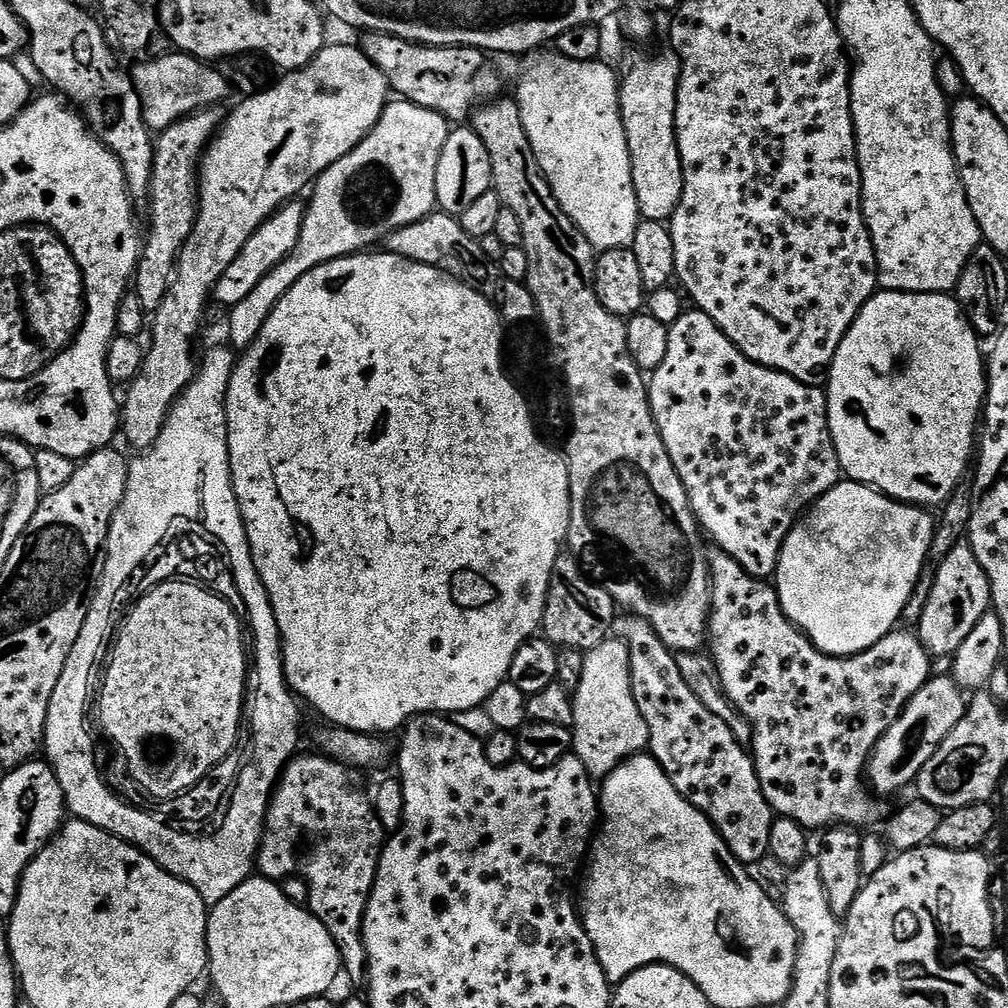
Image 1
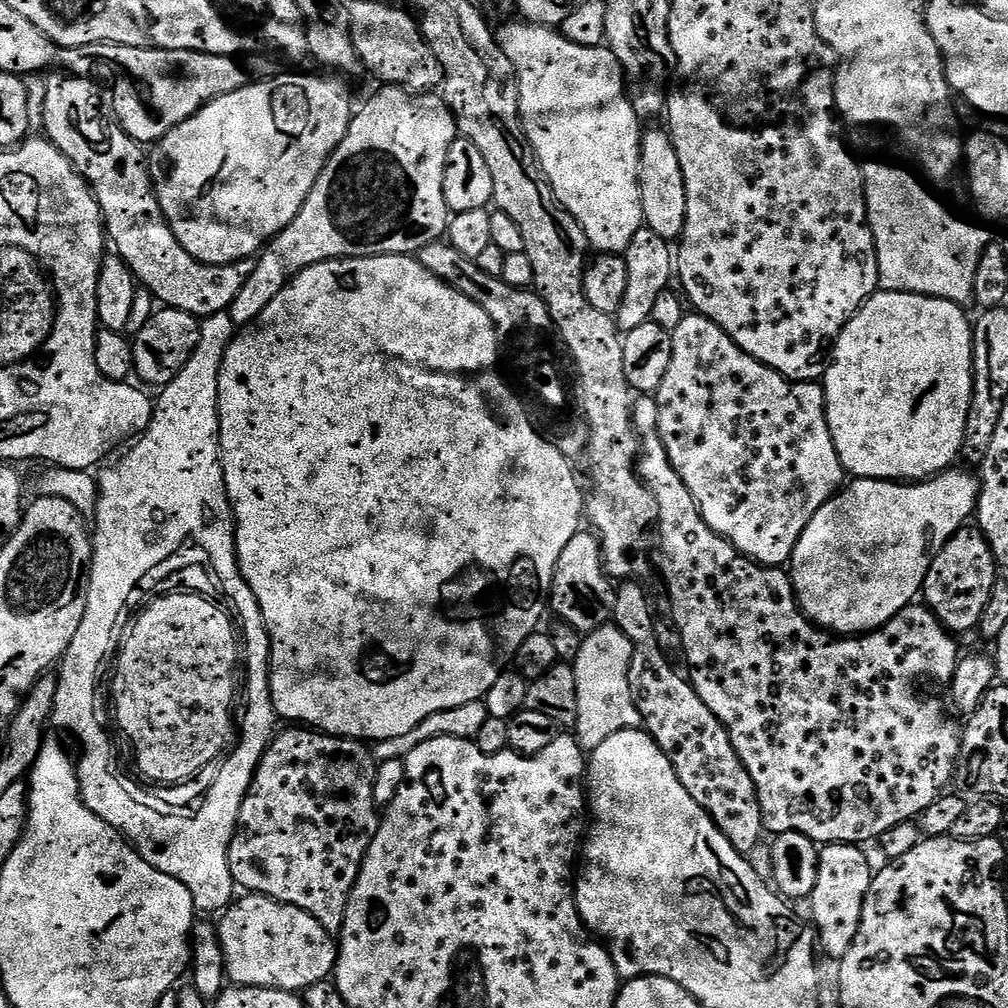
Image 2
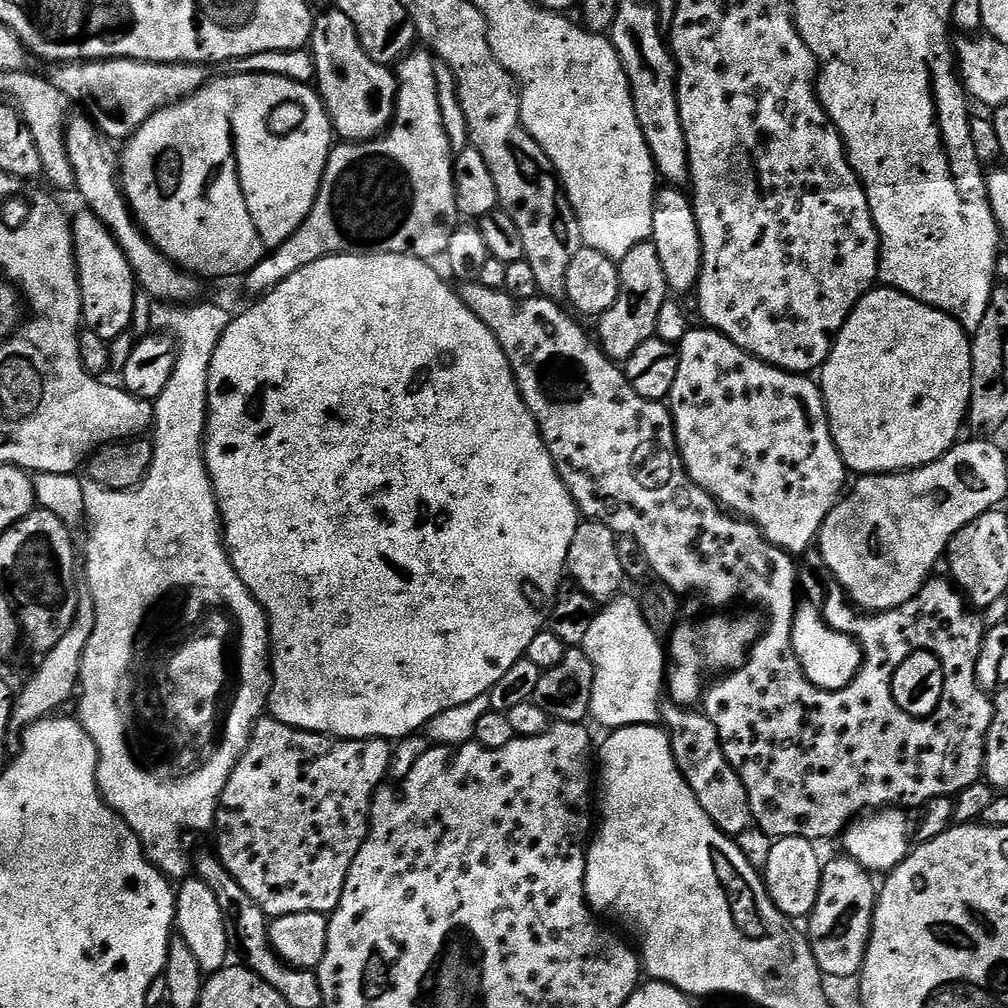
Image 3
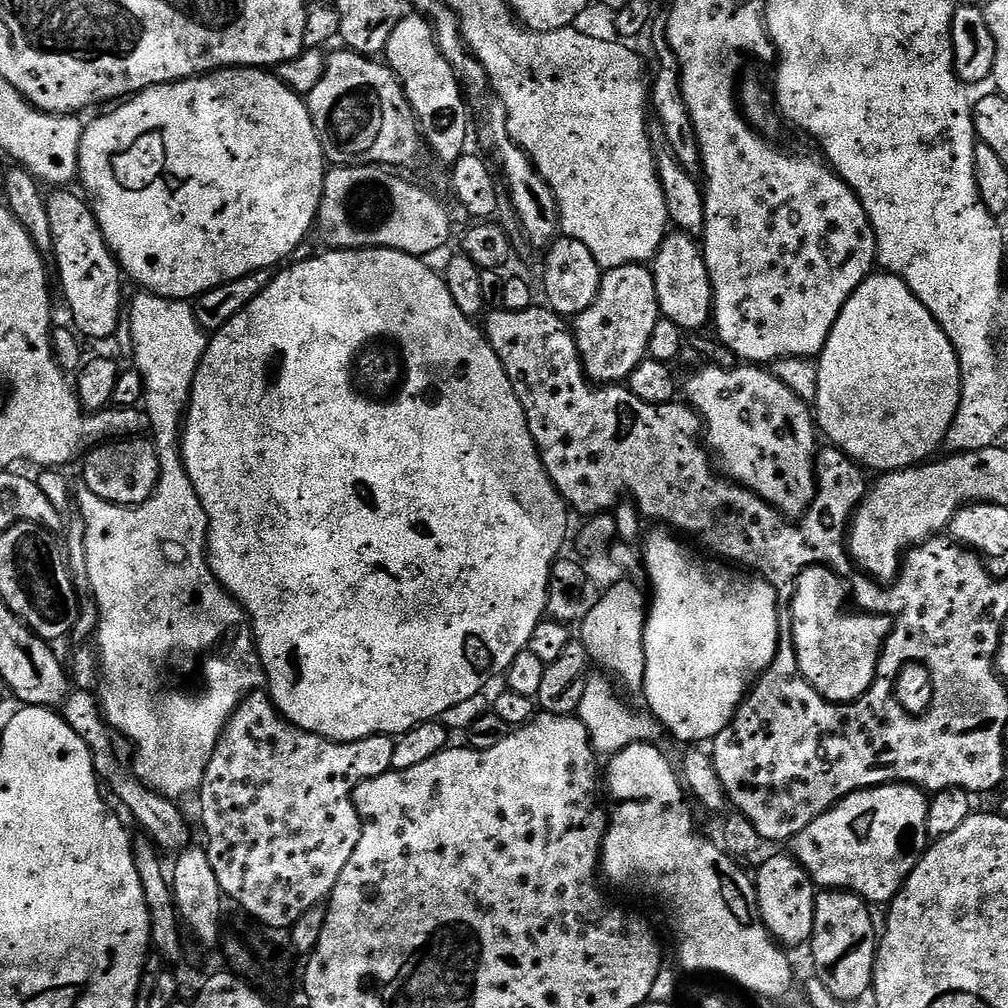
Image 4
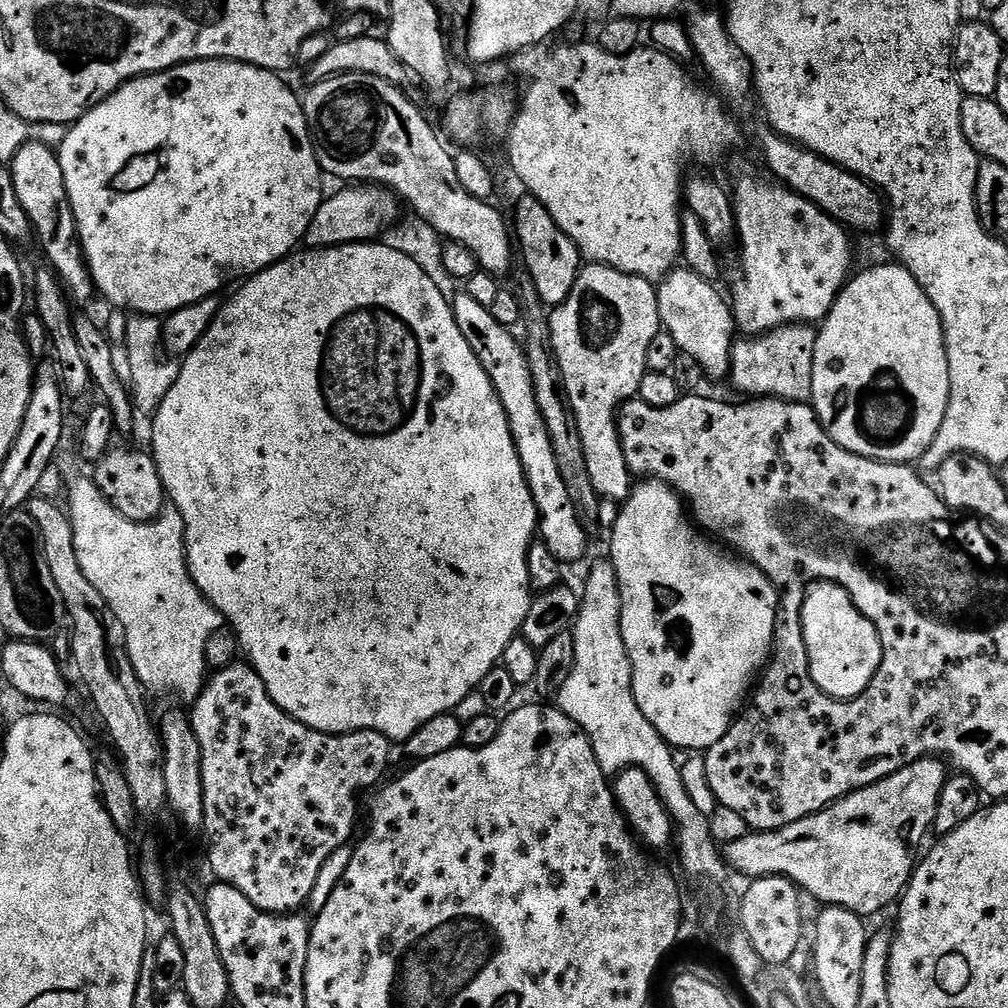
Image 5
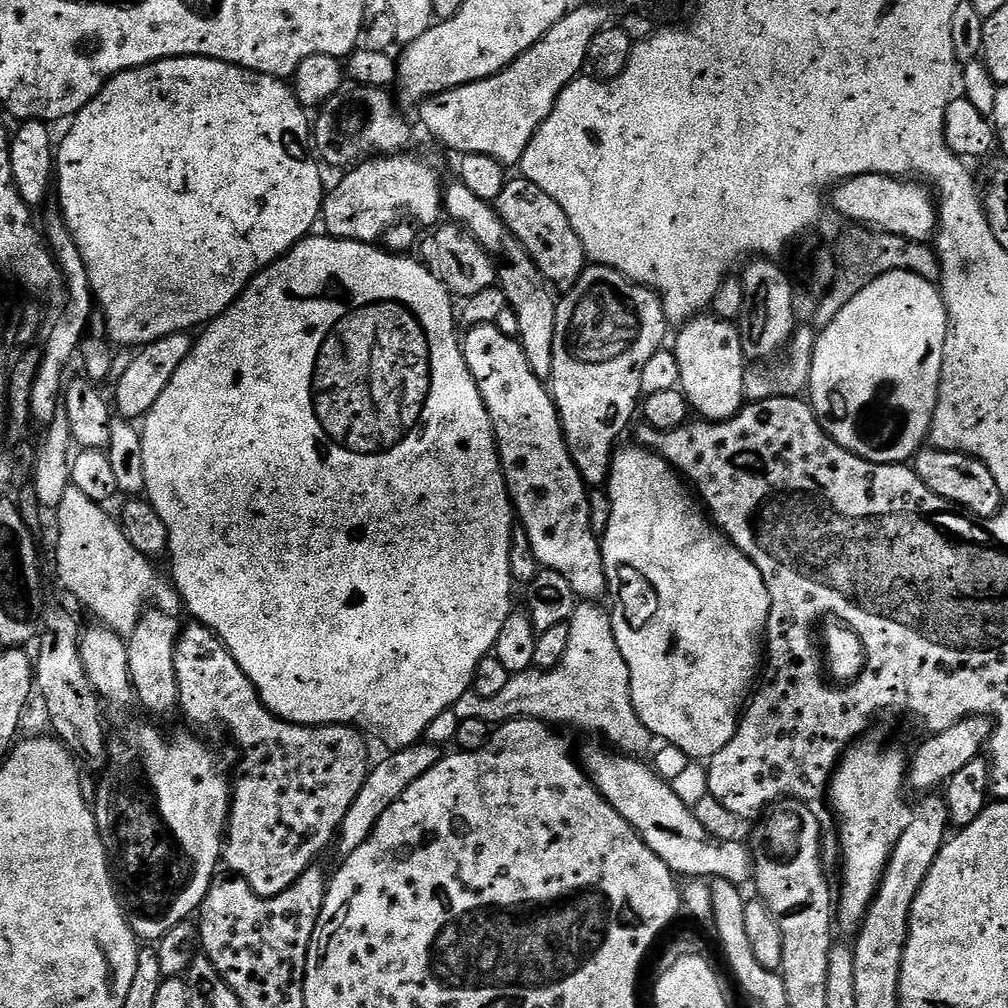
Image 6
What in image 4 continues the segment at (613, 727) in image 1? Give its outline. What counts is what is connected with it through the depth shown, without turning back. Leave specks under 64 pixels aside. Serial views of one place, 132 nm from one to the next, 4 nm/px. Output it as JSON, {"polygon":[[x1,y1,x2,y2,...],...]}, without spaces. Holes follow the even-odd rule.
{"polygon":[[620,578,603,593,599,593,596,605,578,625,578,639,586,646,589,661,601,664,609,677,620,676,619,687,625,693,639,693,644,686,644,621,646,596,640,593,641,585,628,578]]}

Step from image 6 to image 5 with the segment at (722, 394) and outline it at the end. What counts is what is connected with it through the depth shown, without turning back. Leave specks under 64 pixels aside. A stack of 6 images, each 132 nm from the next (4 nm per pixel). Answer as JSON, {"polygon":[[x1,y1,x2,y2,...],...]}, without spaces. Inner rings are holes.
{"polygon":[[677,267,659,285,656,297,663,331,669,332,685,357,689,356,712,380,724,380,731,370,731,350,738,336,729,301,713,281]]}

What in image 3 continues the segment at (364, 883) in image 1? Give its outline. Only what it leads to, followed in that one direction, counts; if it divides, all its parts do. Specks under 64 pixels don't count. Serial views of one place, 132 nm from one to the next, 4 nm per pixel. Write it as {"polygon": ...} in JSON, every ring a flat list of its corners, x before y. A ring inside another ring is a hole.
{"polygon":[[271,718,257,720,252,730,252,737,230,778,226,782,226,790,222,790,216,806,216,823,214,837,216,845,214,851,222,866,230,870,234,882,262,906,262,910,269,916,289,916,290,914,306,914,307,912,323,912,331,914,342,898,342,890,346,886,346,874,350,874,350,866,368,836,368,825,372,814,372,797,376,789,385,783,384,776,389,775,393,745,387,740,338,740,335,736,323,736,317,732,307,732,301,728,291,728,282,722]]}

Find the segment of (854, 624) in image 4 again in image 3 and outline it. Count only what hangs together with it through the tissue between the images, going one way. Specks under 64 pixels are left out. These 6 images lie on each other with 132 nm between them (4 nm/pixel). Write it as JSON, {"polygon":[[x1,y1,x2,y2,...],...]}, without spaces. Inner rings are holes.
{"polygon":[[806,602,791,617,791,646,807,680,827,692,836,692,850,684,860,669,862,649,849,634,834,631,826,624,821,609]]}

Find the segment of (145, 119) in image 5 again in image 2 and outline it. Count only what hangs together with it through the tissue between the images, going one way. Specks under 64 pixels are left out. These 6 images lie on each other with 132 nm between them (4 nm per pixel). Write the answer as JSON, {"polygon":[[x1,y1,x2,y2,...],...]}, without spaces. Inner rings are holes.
{"polygon":[[281,74,273,76,267,80,262,80,257,83,246,86,242,90,234,90,234,94,222,94,222,98,217,100,211,100,209,104,202,110,198,110,198,114,194,114,190,118,186,118,186,122,182,122,178,126,174,126,174,130,170,130,170,134,166,134,161,140,156,141,151,145,150,155,147,157,148,172,152,175,152,185,156,191,156,197,158,202,162,206,162,214,166,218,166,222,170,226,170,230,174,234,174,238,178,238,178,242,182,242,182,250,186,250,186,254,190,254,198,262,203,264,233,264,235,260,246,260,255,257,257,253,261,251,269,242,276,239,276,235,282,230,286,230,286,226,290,226,290,222,294,222,294,218,298,218,298,214,302,210,302,206,306,202,306,198,310,194,310,190,314,190,314,182,322,174,322,170,326,166,326,162,332,157,333,150,342,142,342,138,346,138,346,130,350,126,354,115,354,104,352,108,352,92,343,84,343,79,333,78,328,76,287,76,287,74]]}

